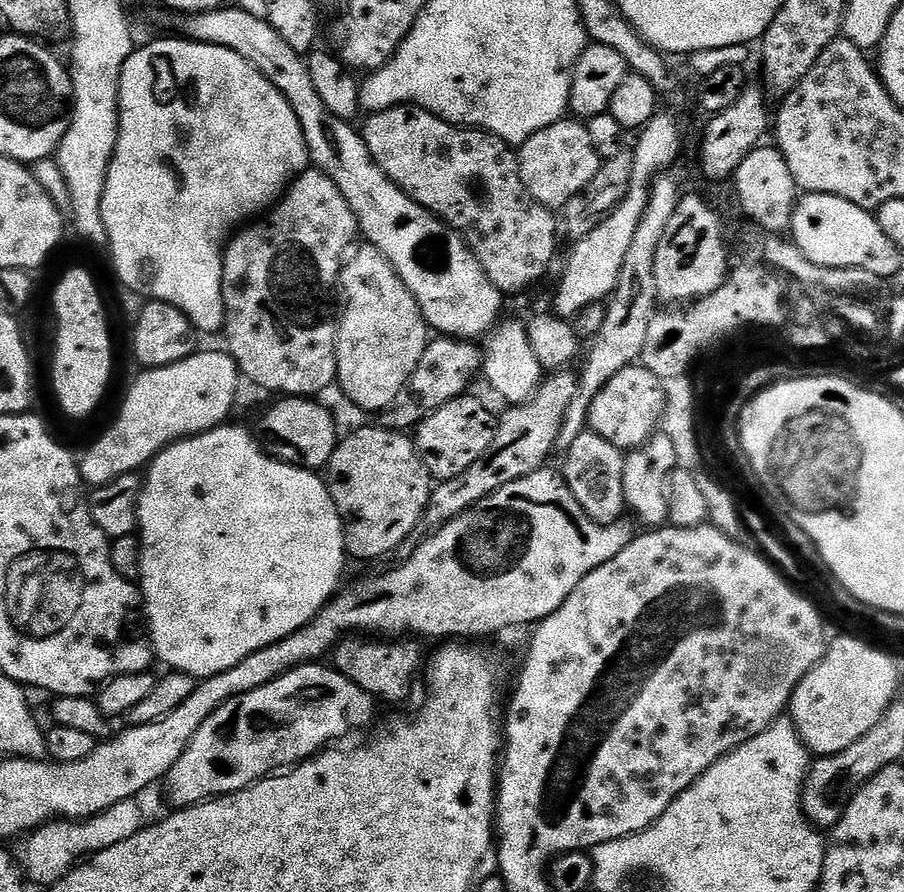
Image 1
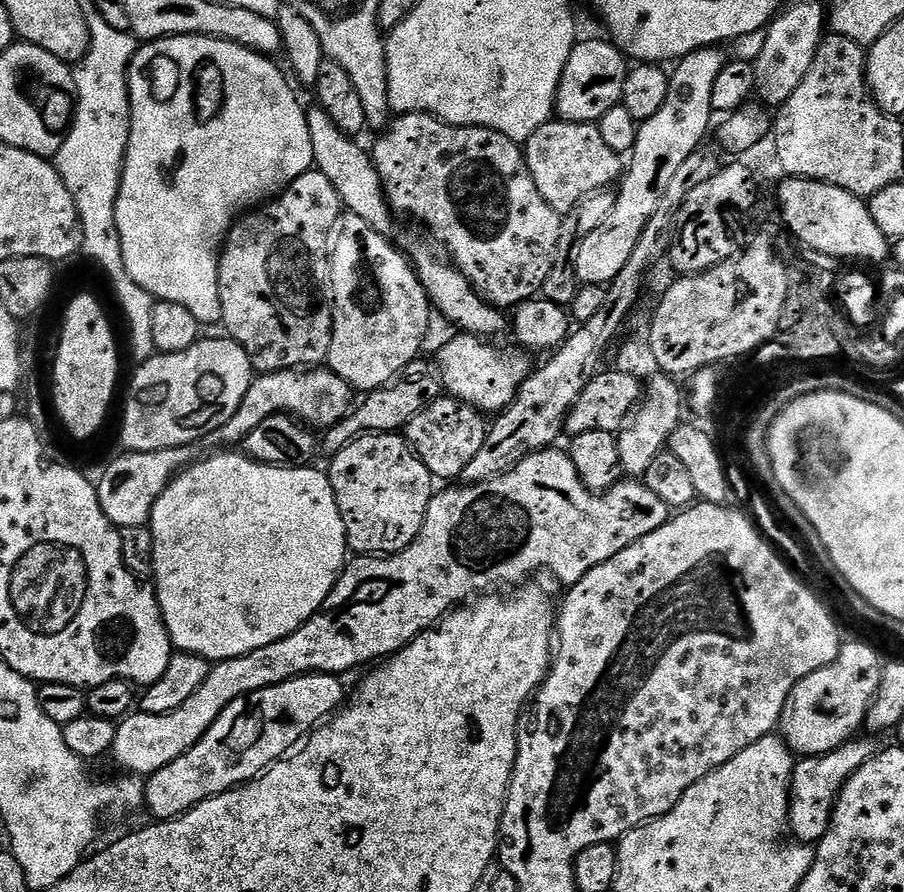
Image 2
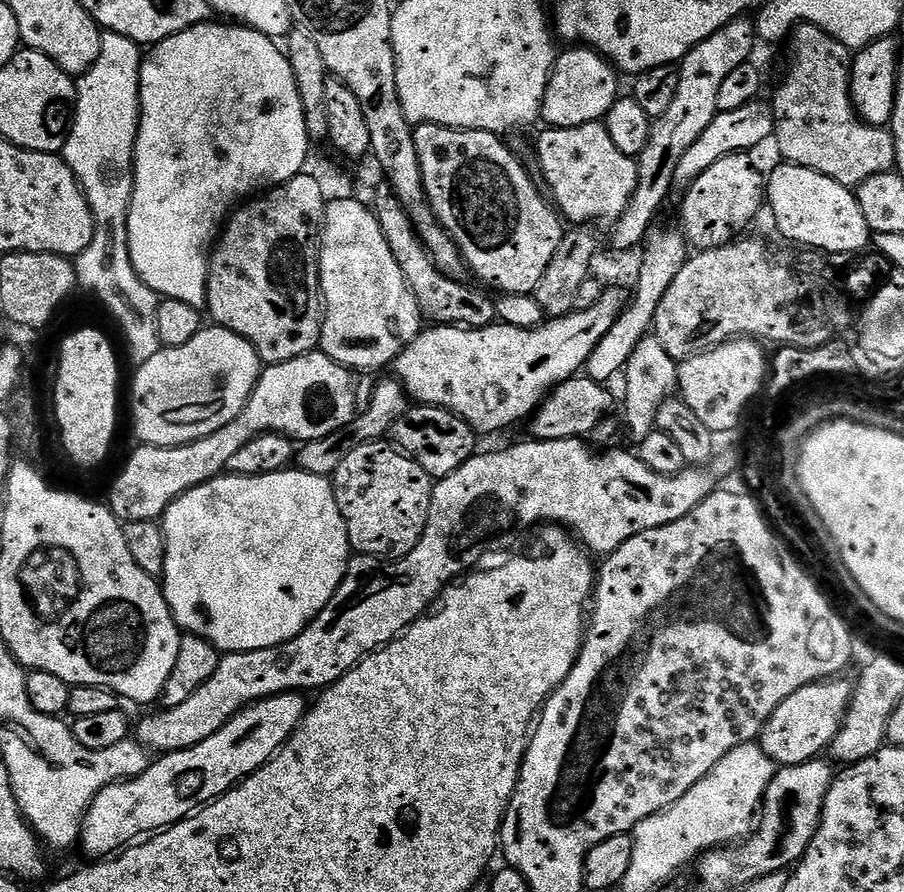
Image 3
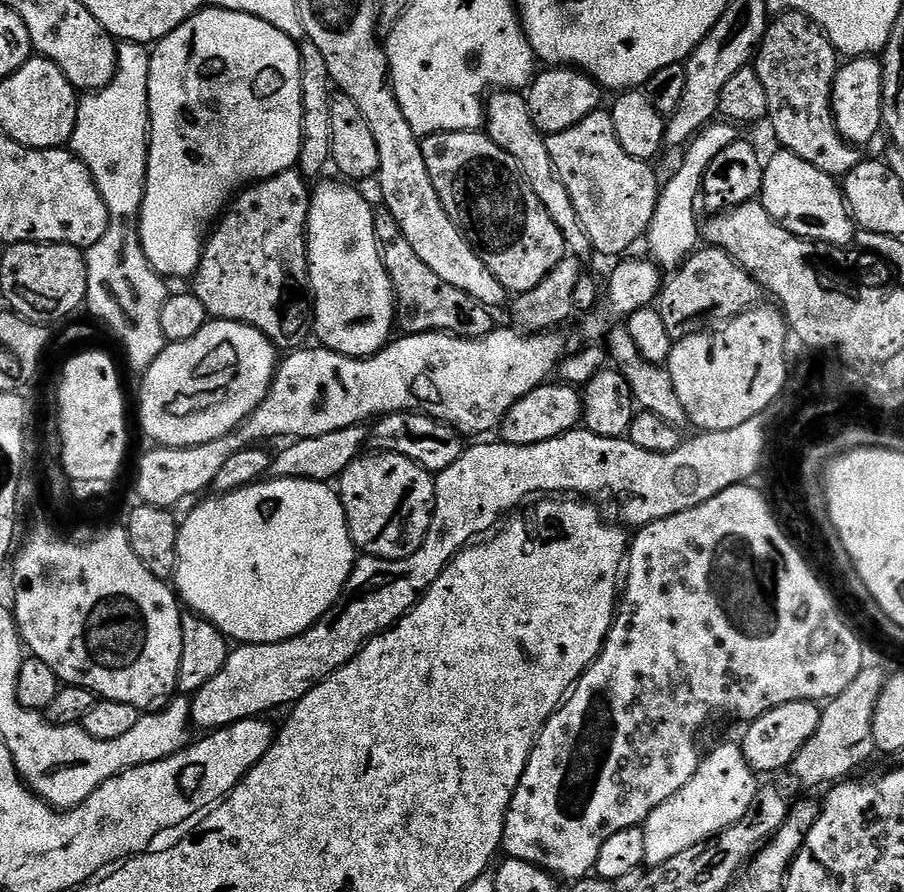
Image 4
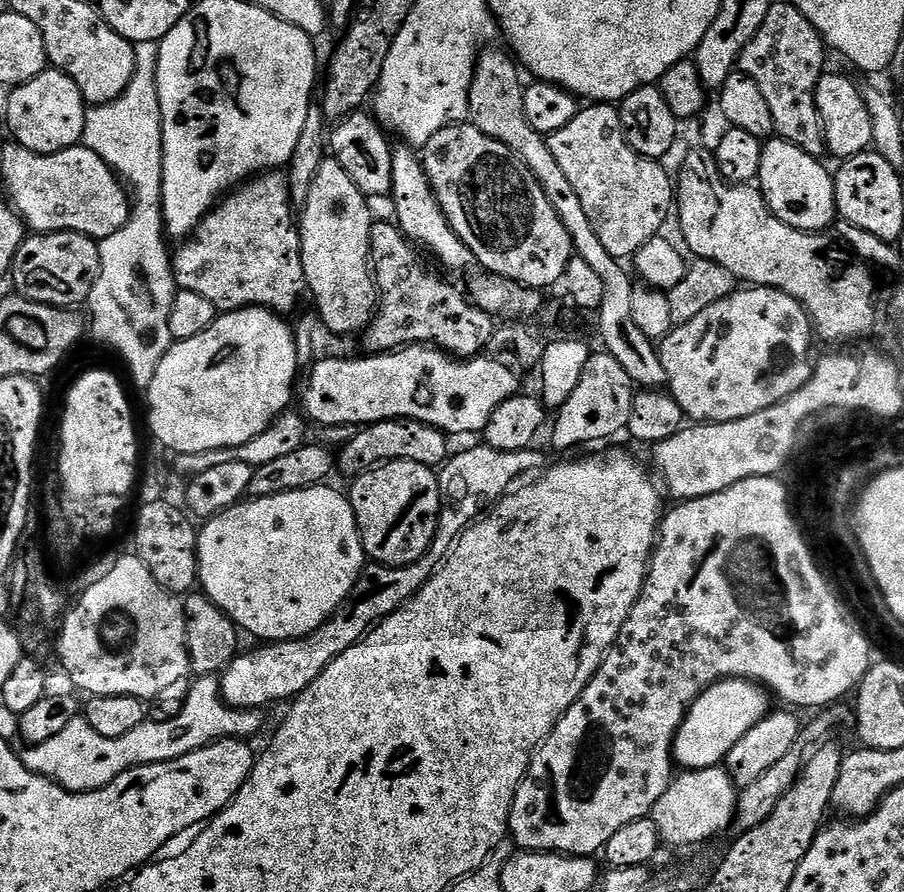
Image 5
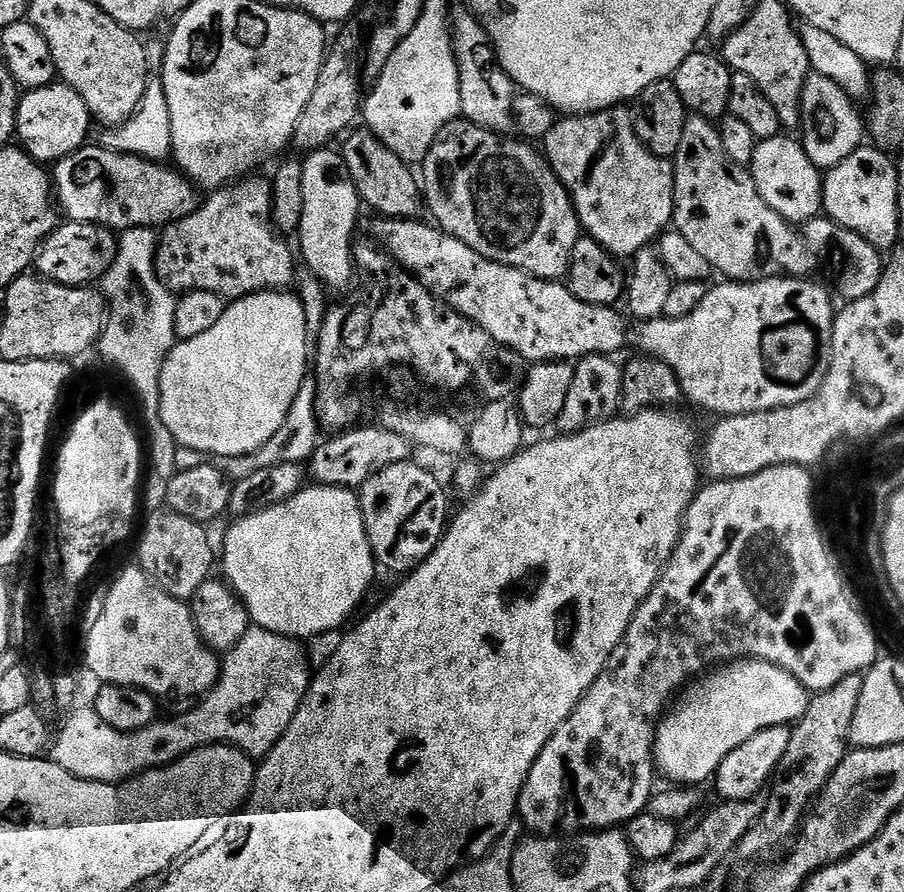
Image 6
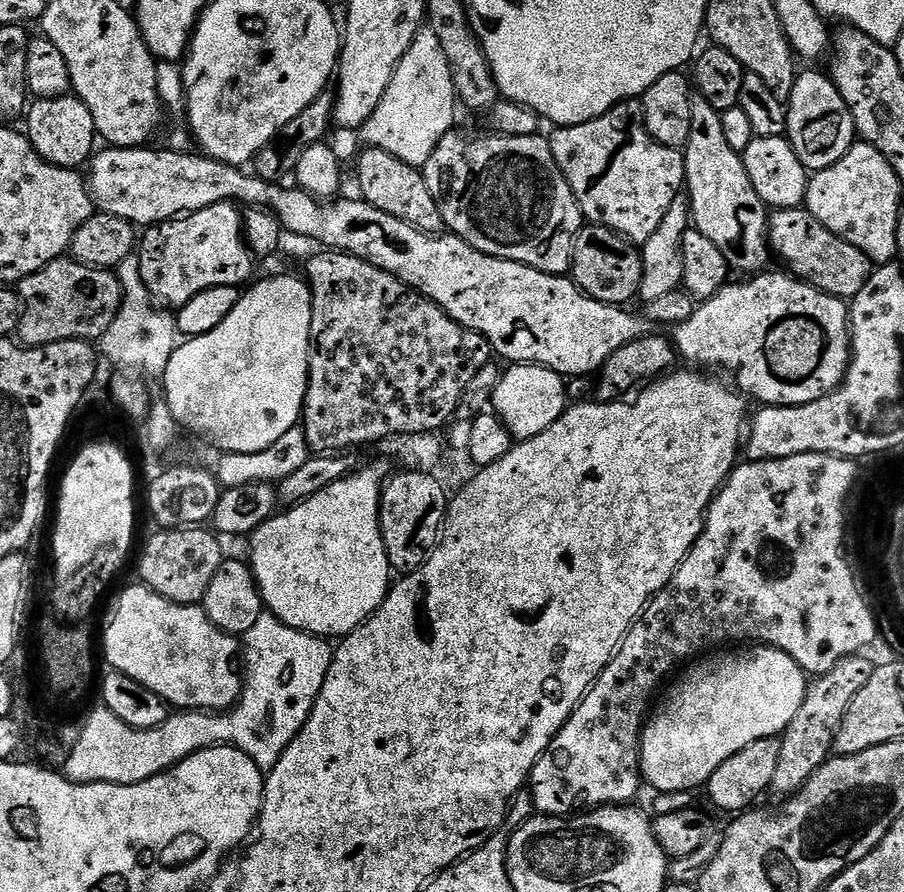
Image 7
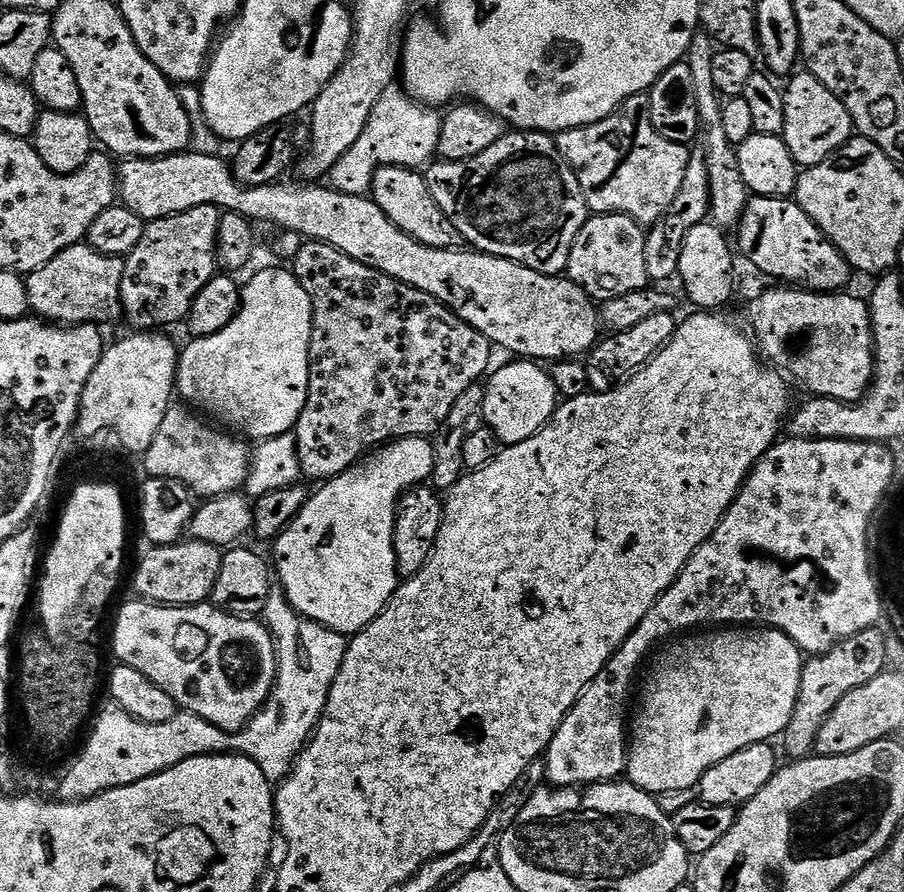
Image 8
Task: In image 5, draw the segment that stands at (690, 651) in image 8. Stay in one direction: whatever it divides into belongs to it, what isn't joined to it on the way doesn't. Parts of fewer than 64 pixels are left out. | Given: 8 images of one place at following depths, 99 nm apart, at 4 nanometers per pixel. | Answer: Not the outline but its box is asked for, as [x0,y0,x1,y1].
[672,680,769,770]

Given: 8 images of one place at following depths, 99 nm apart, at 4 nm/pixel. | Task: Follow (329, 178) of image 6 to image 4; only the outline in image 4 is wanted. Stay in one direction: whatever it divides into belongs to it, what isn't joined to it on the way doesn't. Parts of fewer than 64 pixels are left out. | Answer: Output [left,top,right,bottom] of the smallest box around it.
[308,179,396,358]

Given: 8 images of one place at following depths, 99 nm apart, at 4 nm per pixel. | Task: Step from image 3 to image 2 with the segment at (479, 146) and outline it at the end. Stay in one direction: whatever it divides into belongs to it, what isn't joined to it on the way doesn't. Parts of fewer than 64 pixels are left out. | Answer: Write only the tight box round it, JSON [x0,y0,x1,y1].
[370,112,562,310]

